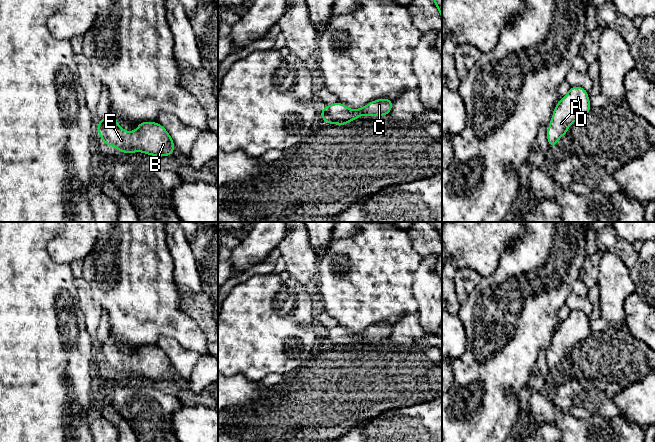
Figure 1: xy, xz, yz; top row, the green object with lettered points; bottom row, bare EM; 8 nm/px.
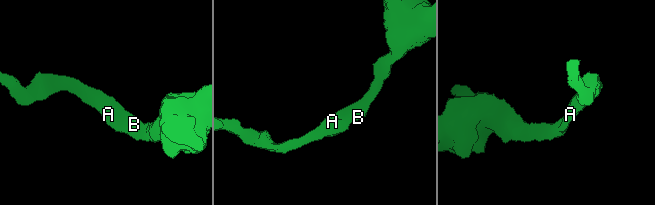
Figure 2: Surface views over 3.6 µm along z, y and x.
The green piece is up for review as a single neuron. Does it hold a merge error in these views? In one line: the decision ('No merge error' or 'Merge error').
No merge error

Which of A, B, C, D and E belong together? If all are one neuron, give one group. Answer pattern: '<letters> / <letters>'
A B C D E

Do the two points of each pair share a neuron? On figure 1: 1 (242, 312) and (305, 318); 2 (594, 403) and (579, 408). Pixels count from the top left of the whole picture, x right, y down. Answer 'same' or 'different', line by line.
1: same
2: same

